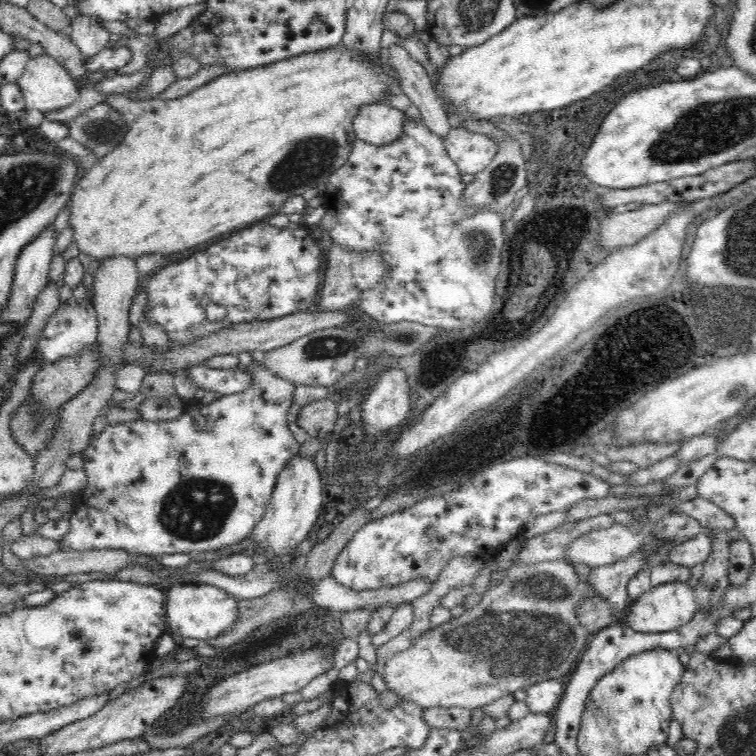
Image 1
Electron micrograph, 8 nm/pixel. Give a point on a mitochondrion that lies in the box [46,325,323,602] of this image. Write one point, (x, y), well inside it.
(196, 510)

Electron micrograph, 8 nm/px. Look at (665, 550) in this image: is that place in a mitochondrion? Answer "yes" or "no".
yes

